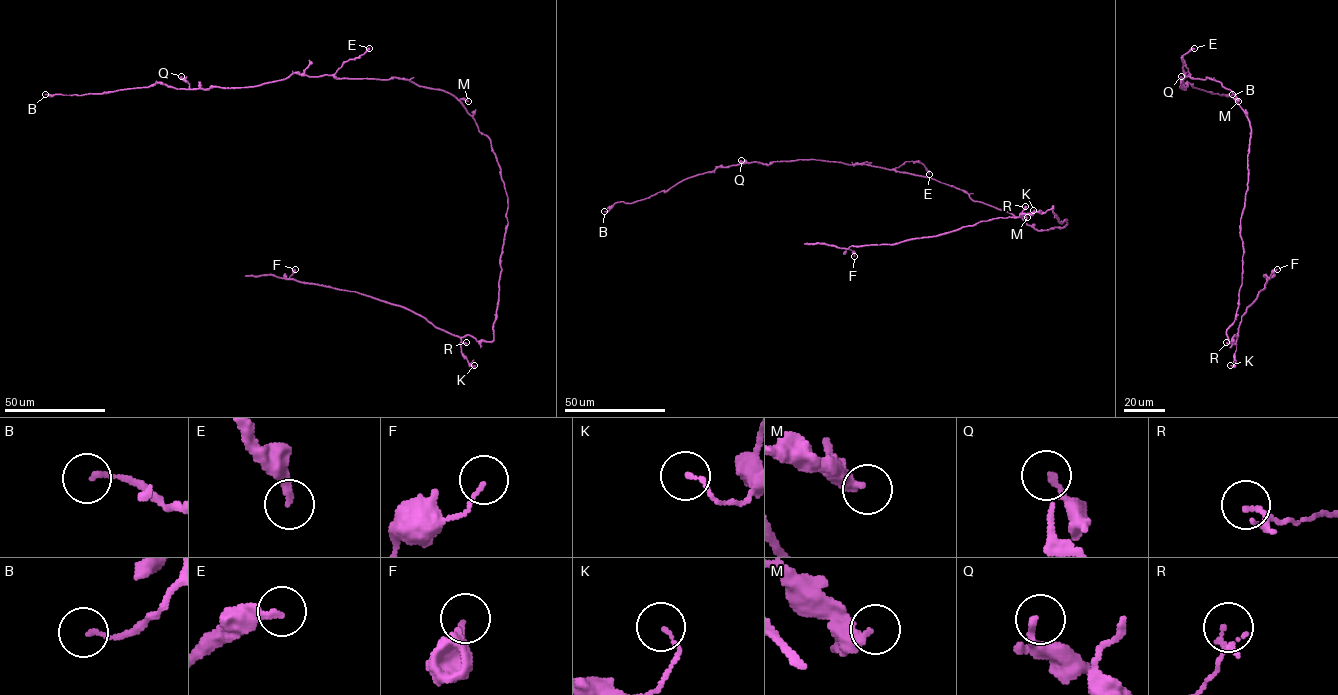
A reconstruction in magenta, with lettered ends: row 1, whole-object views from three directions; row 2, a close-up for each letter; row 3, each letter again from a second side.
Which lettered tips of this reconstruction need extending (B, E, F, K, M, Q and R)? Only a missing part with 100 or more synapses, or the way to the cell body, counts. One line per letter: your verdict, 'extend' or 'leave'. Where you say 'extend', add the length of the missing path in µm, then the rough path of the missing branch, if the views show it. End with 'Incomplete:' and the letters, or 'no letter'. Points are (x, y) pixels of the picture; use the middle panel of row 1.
B: leave
E: leave
F: leave
K: leave
M: leave
Q: leave
R: leave
Incomplete: no letter

